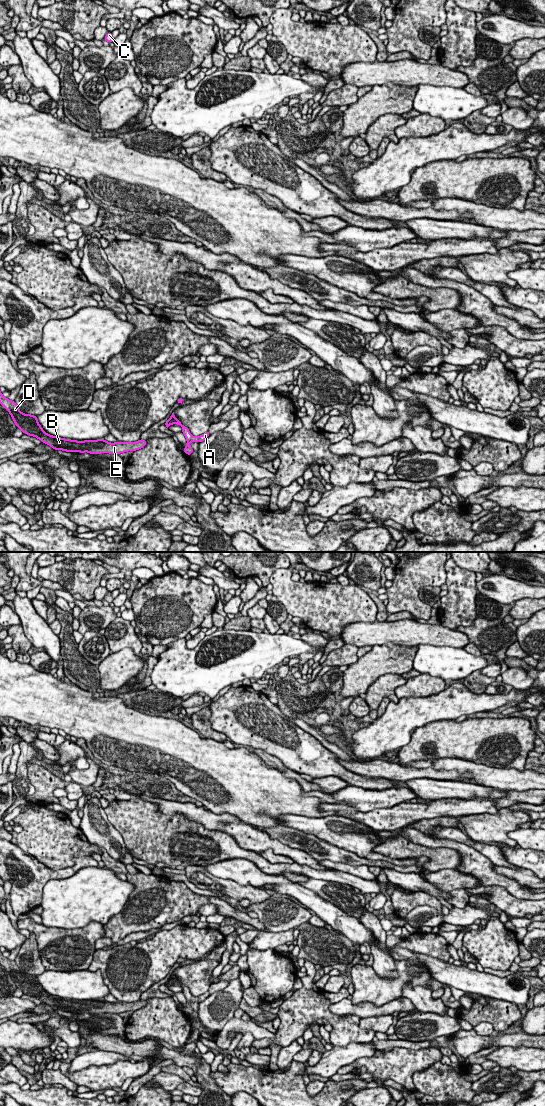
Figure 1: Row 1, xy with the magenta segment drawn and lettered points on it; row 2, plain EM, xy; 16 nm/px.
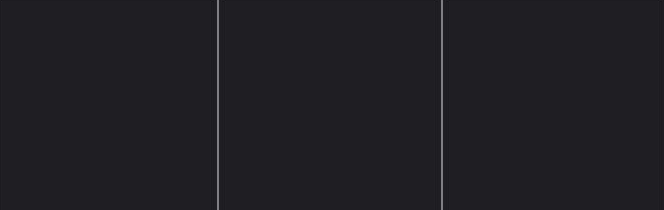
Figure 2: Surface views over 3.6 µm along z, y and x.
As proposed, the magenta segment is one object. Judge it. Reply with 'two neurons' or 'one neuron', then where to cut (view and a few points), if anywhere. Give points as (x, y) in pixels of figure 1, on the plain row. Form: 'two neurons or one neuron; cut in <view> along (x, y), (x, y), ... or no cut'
one neuron; no cut

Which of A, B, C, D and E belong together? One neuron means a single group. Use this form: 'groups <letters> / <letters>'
groups A B C D E

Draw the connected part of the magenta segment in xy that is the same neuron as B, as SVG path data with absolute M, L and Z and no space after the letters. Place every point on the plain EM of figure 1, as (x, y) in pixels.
M1 951L0 965L9 972L18 989L26 995L36 997L54 1010L80 1013L88 1012L89 1014L120 1014L128 1011L134 1012L145 1007L147 1004L147 1001L144 999L130 1003L120 1001L111 1003L105 999L77 1001L53 996L43 990L38 982L37 976L21 972L15 961L4 957Z

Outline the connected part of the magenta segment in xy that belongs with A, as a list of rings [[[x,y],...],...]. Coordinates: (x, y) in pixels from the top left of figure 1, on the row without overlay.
[[[174,972],[171,974],[170,978],[165,982],[165,986],[168,988],[170,985],[173,984],[177,984],[180,985],[182,987],[182,993],[184,994],[185,998],[186,998],[186,1007],[183,1008],[183,1011],[189,1016],[193,1013],[193,1008],[190,1006],[191,1002],[203,1002],[208,996],[210,996],[210,993],[207,991],[204,994],[200,995],[200,996],[193,996],[190,993],[190,990],[184,986],[174,975]]]

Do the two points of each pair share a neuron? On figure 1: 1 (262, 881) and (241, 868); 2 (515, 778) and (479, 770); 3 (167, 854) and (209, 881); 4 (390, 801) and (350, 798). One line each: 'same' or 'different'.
1: same
2: same
3: different
4: same

